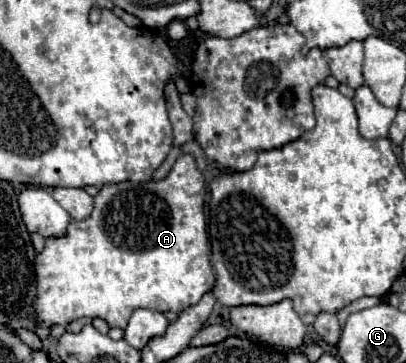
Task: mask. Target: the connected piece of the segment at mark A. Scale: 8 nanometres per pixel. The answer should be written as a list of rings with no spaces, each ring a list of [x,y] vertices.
[[[185,153],[181,155],[171,173],[161,179],[161,181],[147,181],[147,183],[115,183],[115,185],[105,185],[101,187],[101,191],[95,195],[93,199],[93,213],[85,219],[85,221],[69,221],[65,235],[63,237],[47,237],[45,239],[45,247],[41,253],[35,255],[35,281],[37,281],[37,301],[35,301],[35,309],[37,309],[37,317],[41,321],[43,327],[53,327],[53,325],[67,325],[75,319],[81,317],[101,317],[103,321],[107,321],[109,327],[121,327],[125,329],[131,313],[137,307],[145,307],[145,309],[155,309],[155,311],[175,311],[179,313],[185,307],[197,305],[197,301],[209,293],[215,285],[215,275],[211,269],[211,245],[209,245],[209,237],[207,237],[207,229],[205,229],[205,179],[201,175],[201,171],[197,169],[195,157]]]

